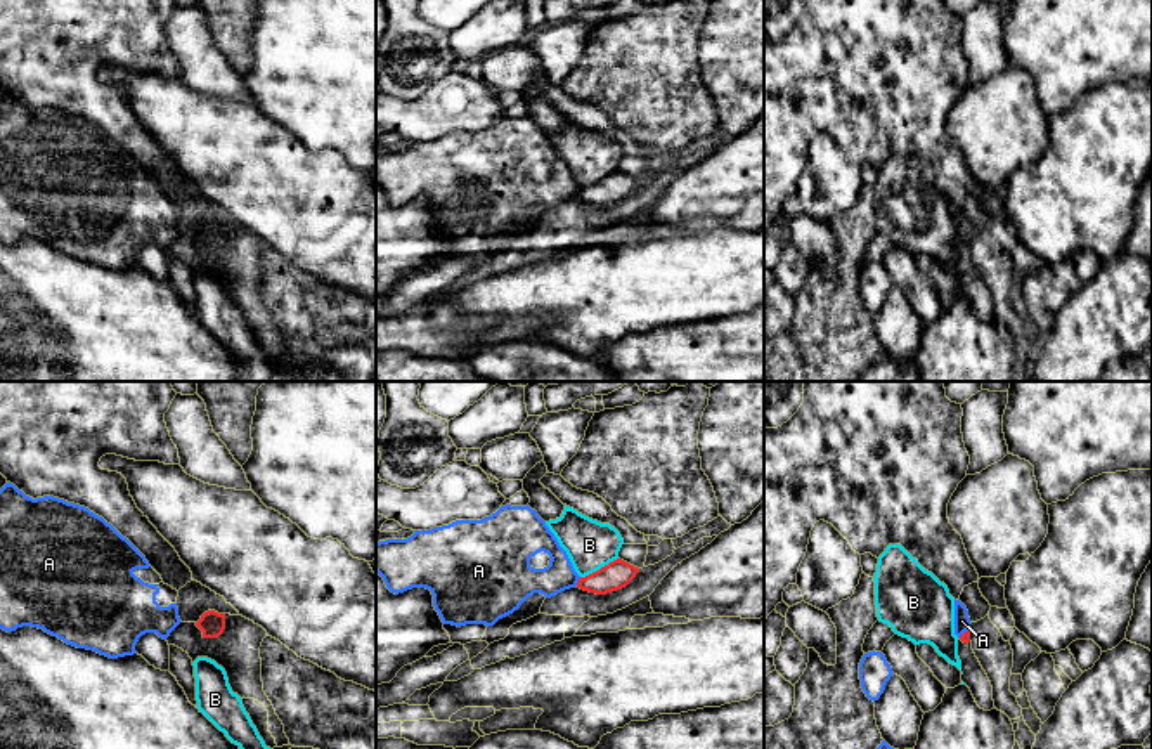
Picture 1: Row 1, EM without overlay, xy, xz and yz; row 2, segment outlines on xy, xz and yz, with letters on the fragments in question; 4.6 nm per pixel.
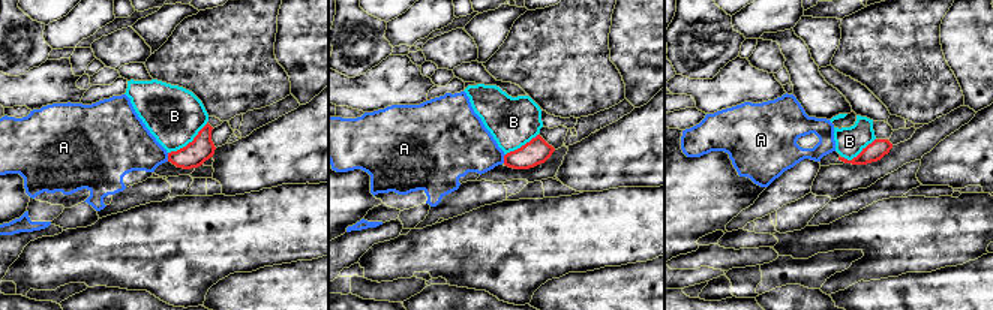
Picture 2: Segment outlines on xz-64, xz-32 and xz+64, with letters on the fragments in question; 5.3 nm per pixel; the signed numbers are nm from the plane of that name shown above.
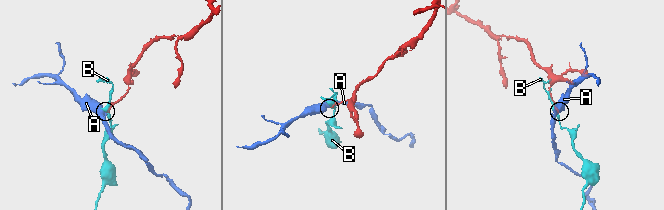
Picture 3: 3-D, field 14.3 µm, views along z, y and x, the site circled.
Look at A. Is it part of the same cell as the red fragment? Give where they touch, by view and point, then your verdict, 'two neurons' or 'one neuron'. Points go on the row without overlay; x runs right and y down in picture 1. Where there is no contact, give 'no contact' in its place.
xz (579, 193) | two neurons

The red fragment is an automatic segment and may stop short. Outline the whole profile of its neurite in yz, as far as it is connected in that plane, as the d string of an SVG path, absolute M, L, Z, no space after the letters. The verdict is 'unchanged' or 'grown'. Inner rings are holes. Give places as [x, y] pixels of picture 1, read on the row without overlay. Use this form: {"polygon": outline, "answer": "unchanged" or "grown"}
{"polygon": "M970 243L958 250L958 269L961 272L961 293L970 300L977 317L984 322L994 321L993 298L972 262Z", "answer": "grown"}

